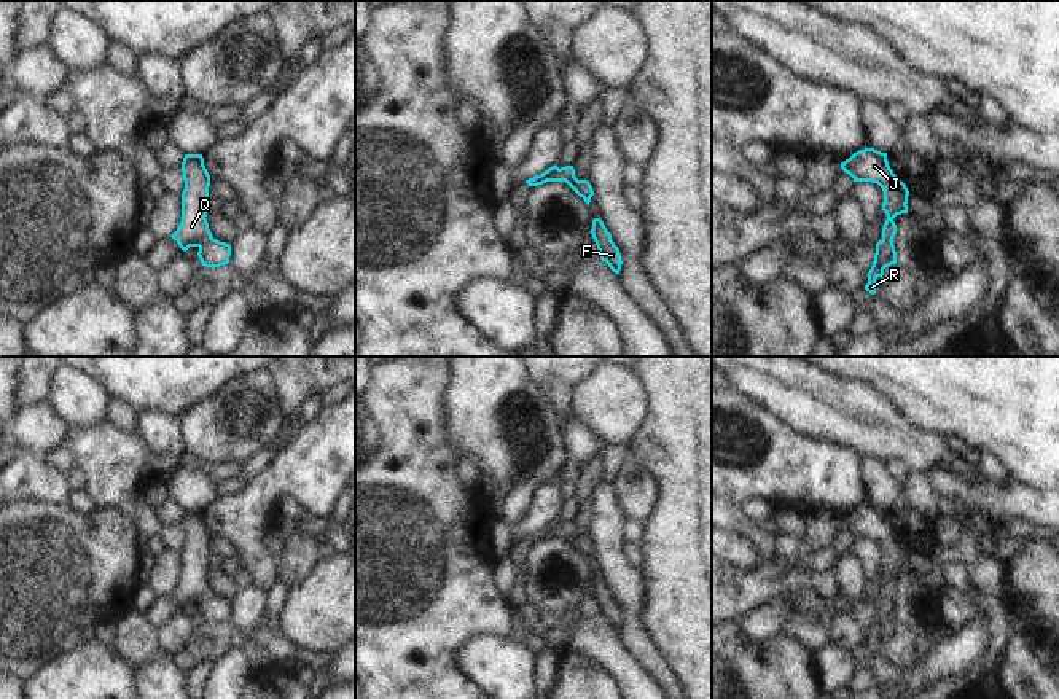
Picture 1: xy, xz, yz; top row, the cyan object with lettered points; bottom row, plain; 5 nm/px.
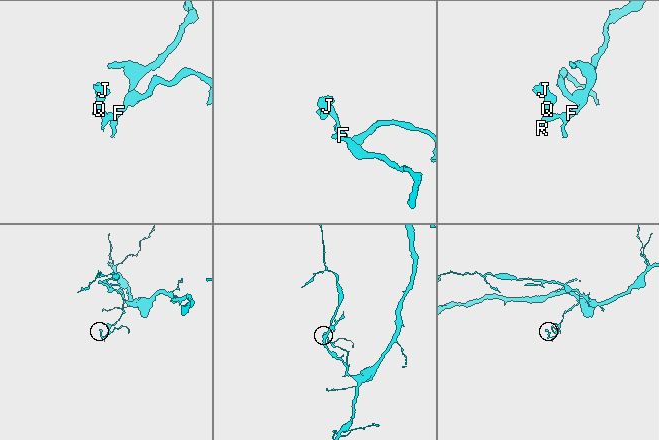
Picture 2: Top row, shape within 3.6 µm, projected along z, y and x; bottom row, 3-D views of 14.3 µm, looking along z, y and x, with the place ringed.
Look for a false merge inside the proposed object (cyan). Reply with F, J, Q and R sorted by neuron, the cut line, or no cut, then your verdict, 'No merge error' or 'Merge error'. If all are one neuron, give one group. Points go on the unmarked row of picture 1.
Groups: F J Q R. No split. No merge error

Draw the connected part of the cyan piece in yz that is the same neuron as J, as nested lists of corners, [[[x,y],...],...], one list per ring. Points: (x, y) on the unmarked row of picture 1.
[[[865,505],[854,510],[849,516],[841,519],[841,525],[849,530],[854,538],[873,538],[884,548],[884,560],[881,567],[885,568],[887,576],[882,584],[882,596],[876,600],[874,618],[868,629],[868,640],[865,642],[865,646],[874,651],[876,635],[882,635],[885,624],[897,621],[897,608],[893,602],[897,581],[893,575],[908,570],[906,560],[909,548],[890,525],[887,510],[881,510],[874,505]]]

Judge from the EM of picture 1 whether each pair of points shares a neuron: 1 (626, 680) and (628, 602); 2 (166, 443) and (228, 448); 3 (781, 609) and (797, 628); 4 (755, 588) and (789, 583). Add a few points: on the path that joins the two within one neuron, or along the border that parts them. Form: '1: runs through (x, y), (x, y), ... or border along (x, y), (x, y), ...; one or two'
1: border along (617, 631), (629, 655), (652, 677); two
2: border along (164, 411), (177, 421), (180, 441), (187, 452); two
3: border along (785, 596), (792, 602), (792, 609), (779, 631); two
4: runs through (763, 588), (781, 585); one

